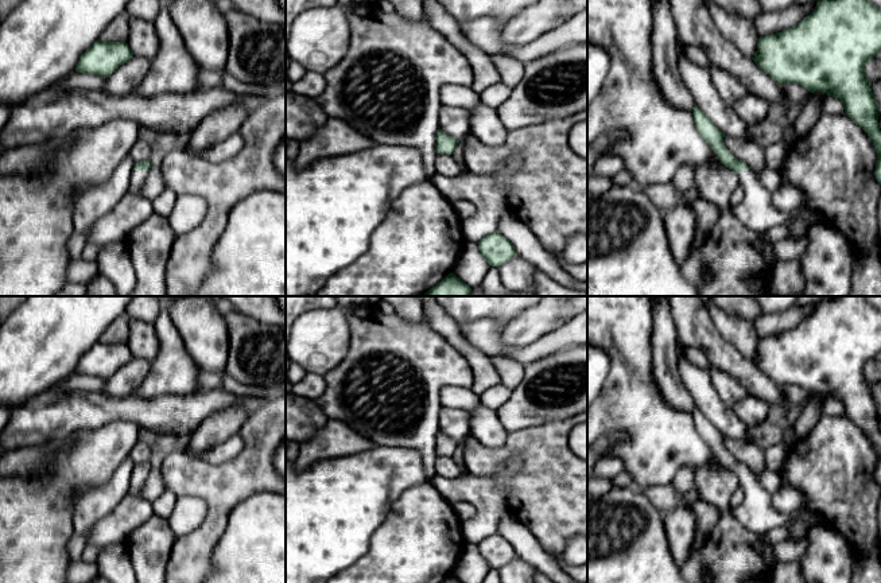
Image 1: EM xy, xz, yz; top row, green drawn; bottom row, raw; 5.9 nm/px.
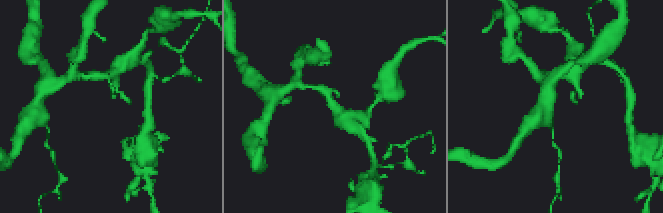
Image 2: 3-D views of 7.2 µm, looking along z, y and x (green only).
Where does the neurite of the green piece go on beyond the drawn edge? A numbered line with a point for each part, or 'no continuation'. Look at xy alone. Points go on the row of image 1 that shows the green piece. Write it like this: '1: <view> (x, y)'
1: xy (132, 209)

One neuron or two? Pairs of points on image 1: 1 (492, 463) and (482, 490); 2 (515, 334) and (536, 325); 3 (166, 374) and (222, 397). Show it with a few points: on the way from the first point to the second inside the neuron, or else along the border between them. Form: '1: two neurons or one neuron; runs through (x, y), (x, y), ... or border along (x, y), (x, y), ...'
1: two neurons; border along (469, 471), (499, 474), (507, 501)
2: one neuron; runs through (520, 331), (531, 325)
3: two neurons; border along (198, 389), (191, 393), (167, 396)

